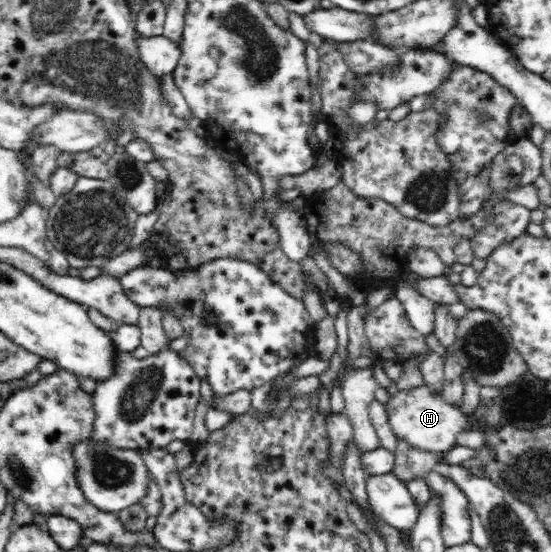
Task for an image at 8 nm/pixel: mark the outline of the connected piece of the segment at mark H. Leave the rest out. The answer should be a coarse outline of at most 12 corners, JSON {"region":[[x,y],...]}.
{"region":[[427,385],[388,400],[396,438],[443,453],[467,431],[460,405]]}

